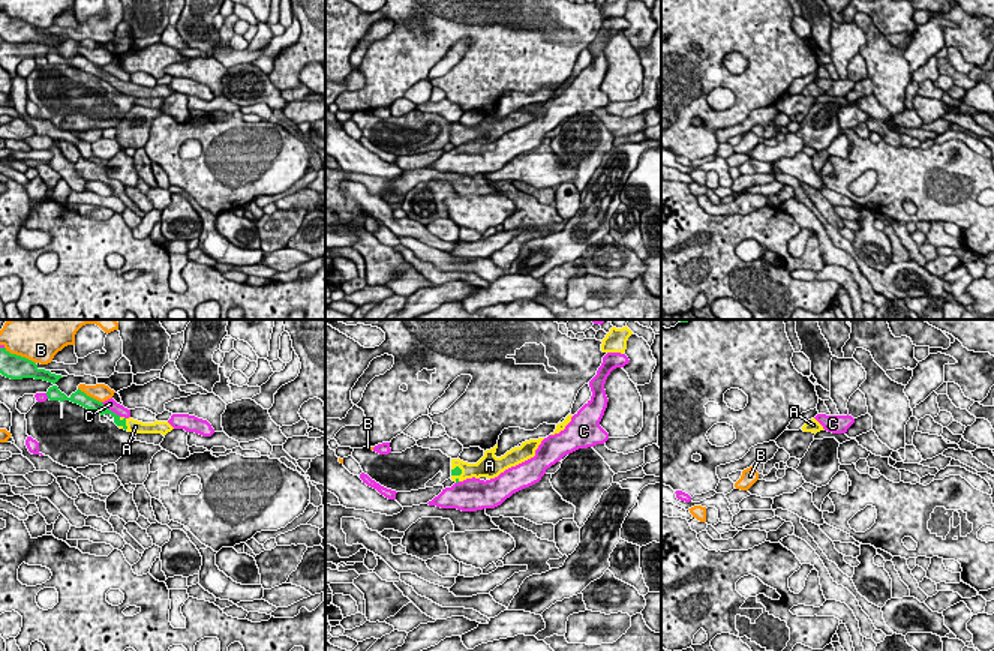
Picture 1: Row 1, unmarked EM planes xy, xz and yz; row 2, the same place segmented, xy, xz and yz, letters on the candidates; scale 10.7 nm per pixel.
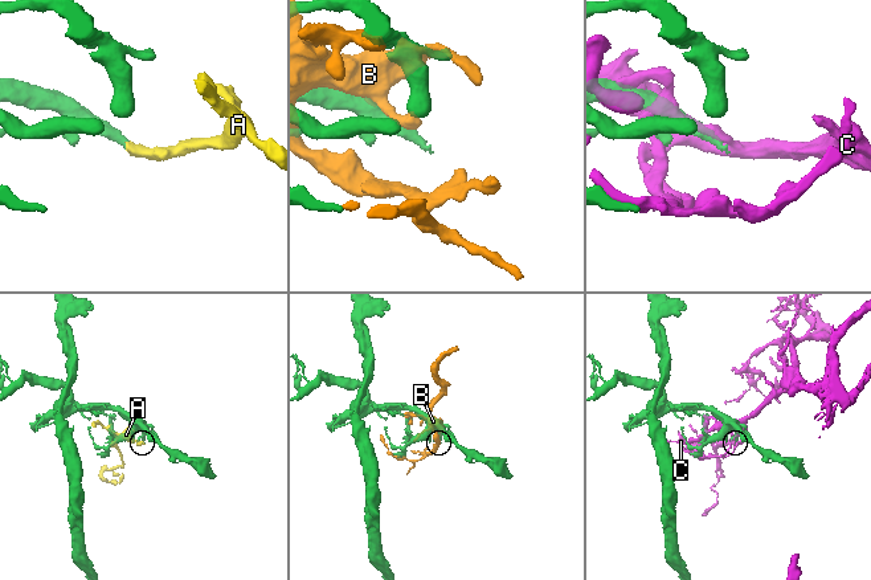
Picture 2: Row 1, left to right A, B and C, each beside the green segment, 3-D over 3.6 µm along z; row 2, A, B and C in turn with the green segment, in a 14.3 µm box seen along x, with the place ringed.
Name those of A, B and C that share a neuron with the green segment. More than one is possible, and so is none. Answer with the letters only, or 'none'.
A

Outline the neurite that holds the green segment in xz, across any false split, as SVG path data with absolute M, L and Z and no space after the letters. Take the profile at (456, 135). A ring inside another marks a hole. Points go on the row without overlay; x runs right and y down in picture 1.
M544 102L529 104L522 106L520 111L514 111L504 120L496 122L498 108L484 116L484 120L477 128L468 128L460 123L451 123L451 144L459 147L466 142L495 142L505 134L516 130L535 120L535 114Z

